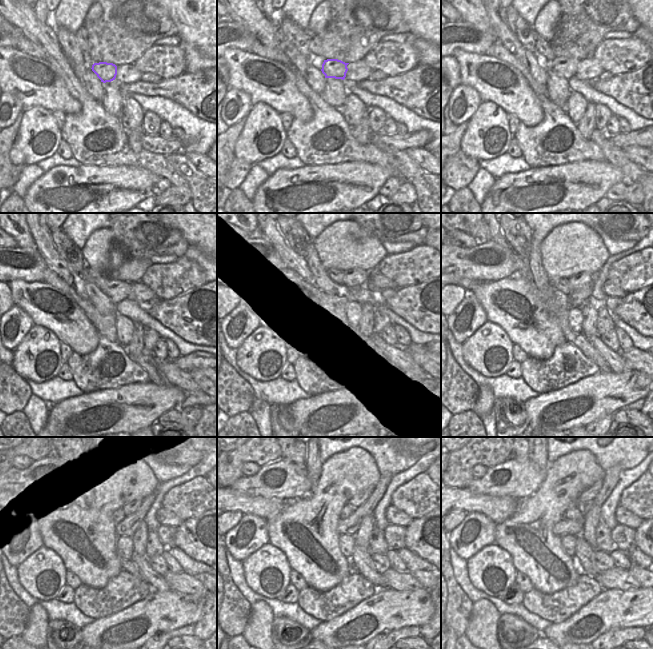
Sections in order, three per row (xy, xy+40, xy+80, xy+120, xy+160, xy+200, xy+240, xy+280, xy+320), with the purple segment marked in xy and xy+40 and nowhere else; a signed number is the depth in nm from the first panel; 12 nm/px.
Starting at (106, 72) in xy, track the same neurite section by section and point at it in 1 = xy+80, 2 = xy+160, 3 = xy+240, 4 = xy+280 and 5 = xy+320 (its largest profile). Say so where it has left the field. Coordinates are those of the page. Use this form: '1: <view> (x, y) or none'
1: xy+80 (566, 67)
2: xy+160 (346, 280)
3: xy+240 (130, 507)
4: xy+280 (361, 498)
5: xy+320 (587, 496)

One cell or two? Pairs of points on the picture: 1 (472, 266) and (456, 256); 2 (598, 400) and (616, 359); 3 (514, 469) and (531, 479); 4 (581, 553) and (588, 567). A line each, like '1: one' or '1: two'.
1: one
2: two
3: one
4: one

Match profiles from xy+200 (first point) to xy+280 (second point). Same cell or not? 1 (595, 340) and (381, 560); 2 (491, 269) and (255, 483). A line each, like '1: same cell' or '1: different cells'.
1: different cells
2: same cell

